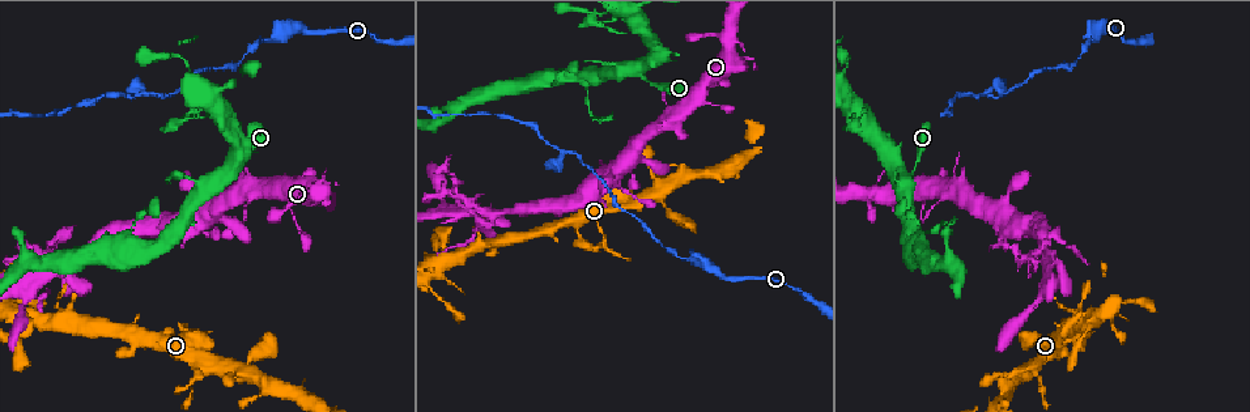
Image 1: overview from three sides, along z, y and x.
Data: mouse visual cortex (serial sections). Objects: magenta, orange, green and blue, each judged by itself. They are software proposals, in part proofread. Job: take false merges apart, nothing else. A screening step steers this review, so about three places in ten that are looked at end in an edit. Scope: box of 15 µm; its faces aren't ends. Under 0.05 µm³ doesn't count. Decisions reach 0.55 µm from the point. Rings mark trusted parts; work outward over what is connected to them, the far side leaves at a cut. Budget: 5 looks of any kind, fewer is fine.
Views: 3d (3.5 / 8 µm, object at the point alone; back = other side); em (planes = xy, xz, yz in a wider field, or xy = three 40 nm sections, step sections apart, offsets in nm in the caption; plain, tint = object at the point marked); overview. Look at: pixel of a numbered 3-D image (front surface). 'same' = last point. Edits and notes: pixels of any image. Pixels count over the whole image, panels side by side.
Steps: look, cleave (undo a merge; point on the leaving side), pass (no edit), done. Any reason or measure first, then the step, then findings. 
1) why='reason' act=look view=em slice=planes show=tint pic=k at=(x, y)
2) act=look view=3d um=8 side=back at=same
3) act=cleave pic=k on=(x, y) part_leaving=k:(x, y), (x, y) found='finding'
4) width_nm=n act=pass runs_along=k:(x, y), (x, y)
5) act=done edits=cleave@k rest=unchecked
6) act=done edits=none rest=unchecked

why='a fork' act=look view=3d um=8 pic=1 at=(139, 339)

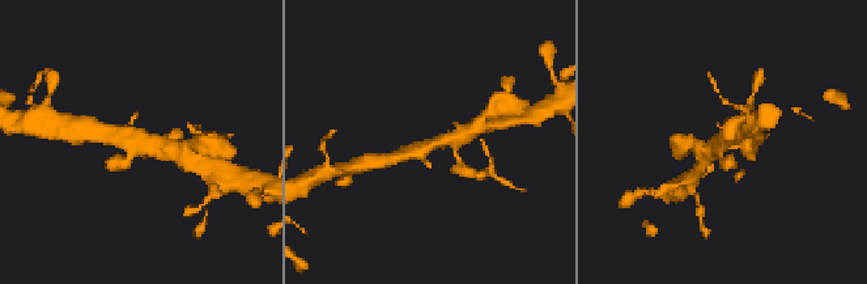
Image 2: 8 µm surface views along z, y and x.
why='shape alone is not enough' act=look view=em slice=planes show=tint pic=2 at=(719, 141)

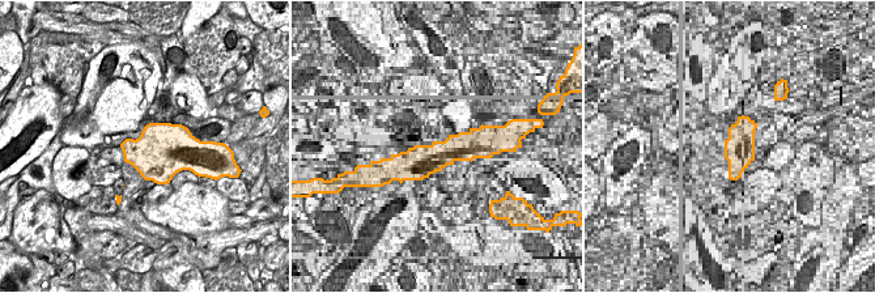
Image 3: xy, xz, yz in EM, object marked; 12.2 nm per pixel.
width_nm=650 act=pass runs_along=2:(466, 134), (398, 157) found='one cell here'

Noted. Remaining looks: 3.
why='four arms meet' act=look view=3d um=3.5 pic=1 at=(478, 211)

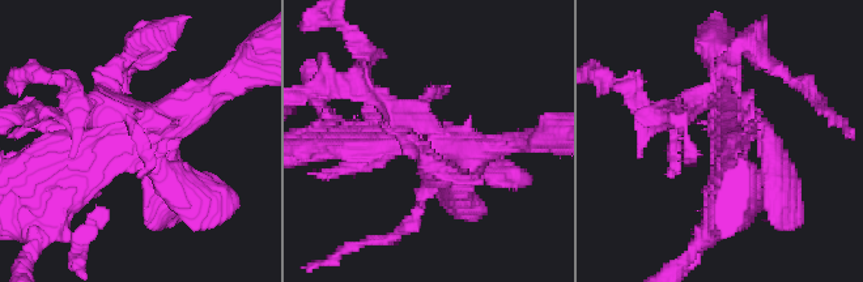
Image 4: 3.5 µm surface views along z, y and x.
why='now the EM' act=look view=em slice=xy step=1 show=tint pic=4 at=(433, 138)

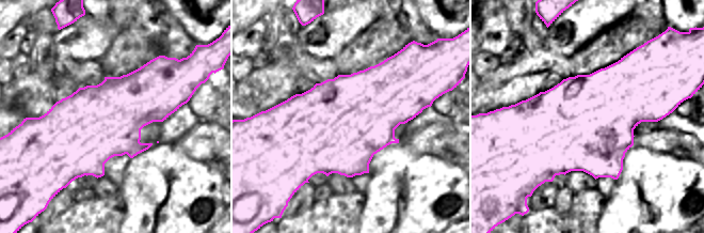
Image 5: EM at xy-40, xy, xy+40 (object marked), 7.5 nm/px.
act=cleave pic=4 on=(676, 129) part_leaving=4:(711, 106), (666, 118), (638, 98) found='a second cell is stuck on'

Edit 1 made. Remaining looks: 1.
act=done edits=cleave@4 rest=unchecked

